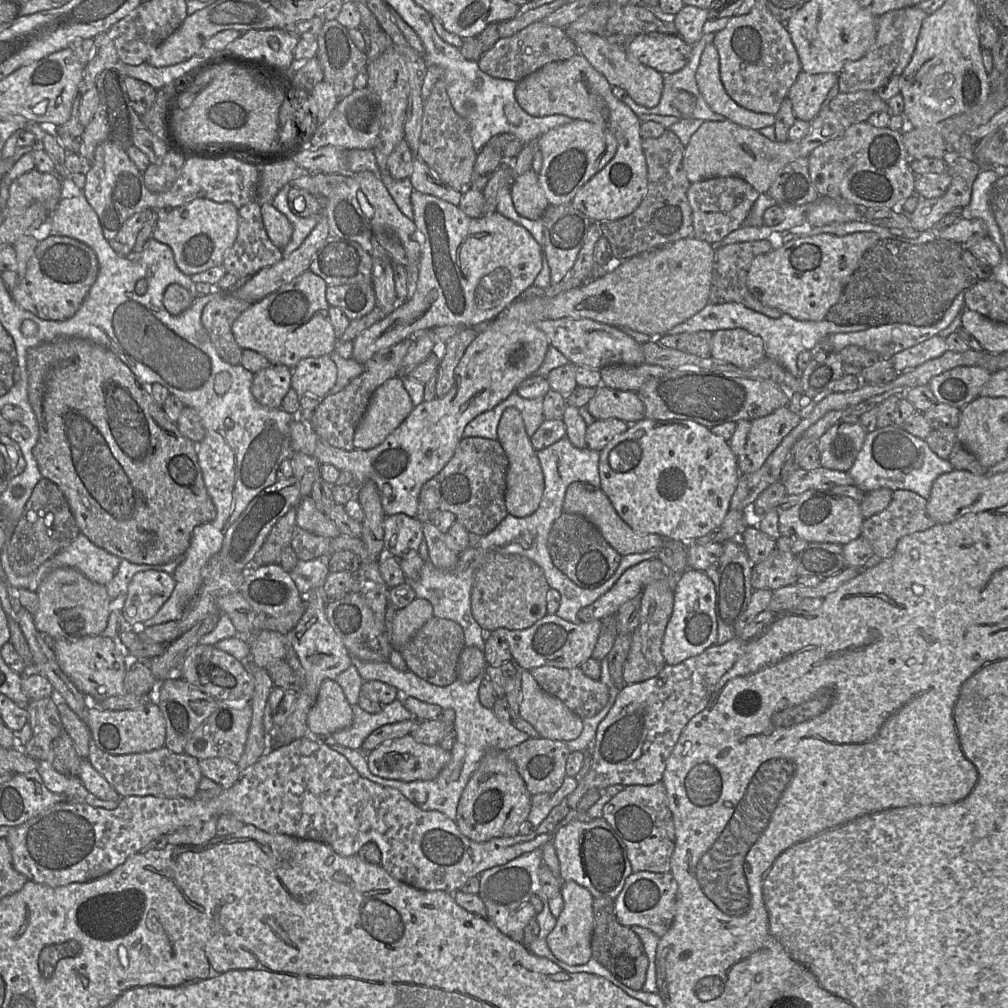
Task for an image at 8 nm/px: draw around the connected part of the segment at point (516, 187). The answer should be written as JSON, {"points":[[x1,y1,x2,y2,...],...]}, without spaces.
{"points":[[533,170,513,178,511,196,518,214,530,220,540,219,550,206]]}

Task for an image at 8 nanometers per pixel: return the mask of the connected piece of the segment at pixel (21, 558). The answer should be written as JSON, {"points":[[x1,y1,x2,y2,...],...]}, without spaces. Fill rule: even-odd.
{"points":[[41,478,35,485,23,513,7,541,8,559,18,576,28,576,57,553,67,548,80,530,63,493,50,480]]}

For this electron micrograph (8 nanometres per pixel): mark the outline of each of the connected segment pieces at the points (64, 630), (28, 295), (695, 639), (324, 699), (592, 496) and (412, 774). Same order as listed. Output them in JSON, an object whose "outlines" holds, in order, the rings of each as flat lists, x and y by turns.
{"outlines":[[[64,567,49,573,35,591,38,606,33,614,35,628,45,639,77,640,102,635,115,603,109,598,106,585,93,582,76,569]],[[51,234,38,243,27,263,23,280,9,292,23,309,45,320,62,321,80,308,98,271,98,258,90,246,75,238]],[[686,569,676,577,674,604,662,642,662,654,668,665,676,665,702,653,717,638,716,590,704,571]],[[325,679,307,716,307,733,332,735,353,721,352,705,336,680]],[[579,481,572,482,567,487,563,512,578,514,589,520,622,556,659,549,665,539,670,539,658,534,638,534,619,516,607,495,600,488]],[[411,734,385,741,366,754,367,765,371,773,382,778,404,782,436,778,449,763,450,758,450,751,443,749,439,744,419,743]]]}

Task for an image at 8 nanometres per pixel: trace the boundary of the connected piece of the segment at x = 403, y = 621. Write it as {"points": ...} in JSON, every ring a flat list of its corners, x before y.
{"points":[[415,598,409,605,397,610,391,627,391,641,394,648,408,643,433,616,431,603,423,598]]}

